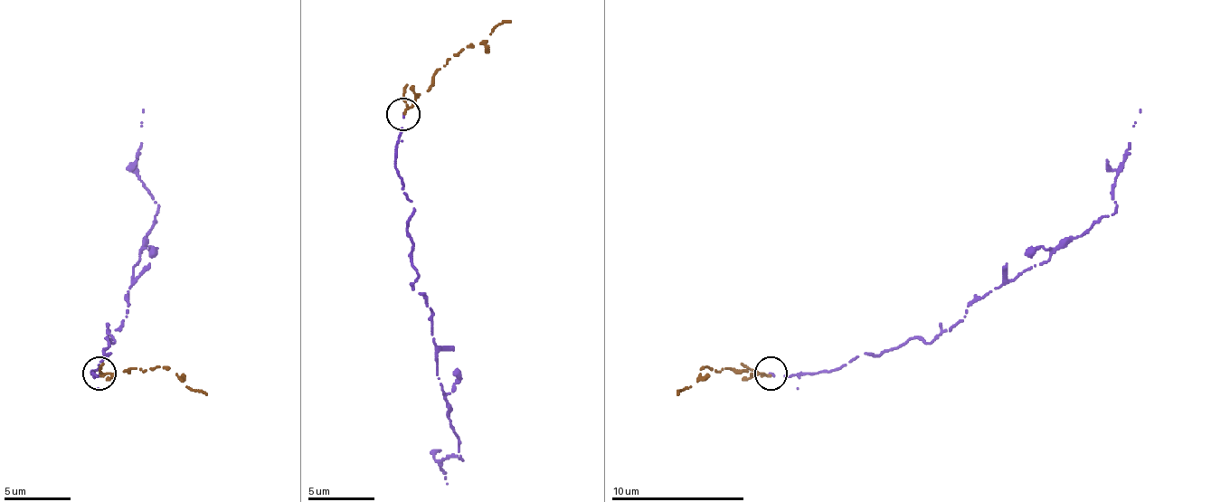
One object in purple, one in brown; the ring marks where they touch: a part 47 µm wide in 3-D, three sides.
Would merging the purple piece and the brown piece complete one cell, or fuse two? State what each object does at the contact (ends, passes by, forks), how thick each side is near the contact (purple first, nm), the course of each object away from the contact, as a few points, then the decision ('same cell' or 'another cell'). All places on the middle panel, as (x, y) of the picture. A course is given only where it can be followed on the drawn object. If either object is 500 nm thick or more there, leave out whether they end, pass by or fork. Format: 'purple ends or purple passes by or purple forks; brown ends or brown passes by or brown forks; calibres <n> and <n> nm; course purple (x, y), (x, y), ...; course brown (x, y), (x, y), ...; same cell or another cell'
purple ends; brown passes by; calibres 130 and 170 nm; course purple (404, 115), (394, 168), (414, 208), (414, 288), (430, 308), (461, 456), (441, 462), (448, 483); course brown (404, 115), (448, 61), (464, 48), (485, 44), (497, 24), (511, 21); same cell

